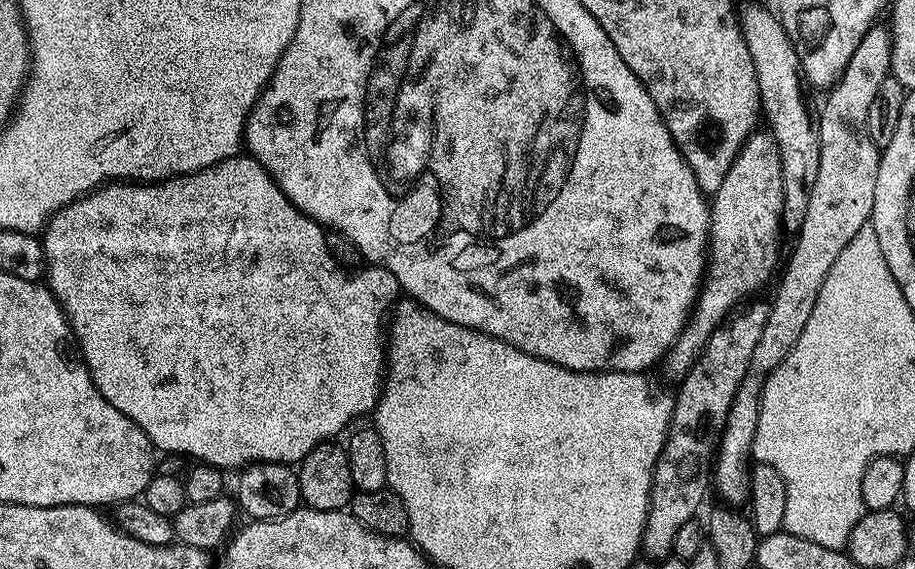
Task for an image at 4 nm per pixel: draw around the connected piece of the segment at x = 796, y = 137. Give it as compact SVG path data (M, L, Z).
M764 8L743 9L741 31L744 41L750 50L750 58L754 62L754 70L758 78L760 91L760 105L763 111L768 112L770 131L776 139L778 154L782 162L782 210L780 211L780 227L785 233L795 234L802 230L802 222L806 222L806 206L810 206L810 190L814 190L814 181L818 179L818 154L820 153L820 130L817 121L808 113L804 105L802 85L802 69L800 54L793 37L788 35L780 23L780 17L775 11L767 12Z

